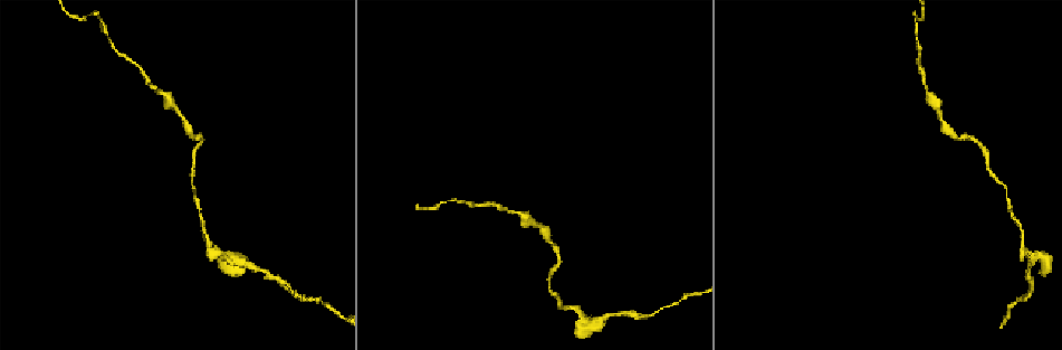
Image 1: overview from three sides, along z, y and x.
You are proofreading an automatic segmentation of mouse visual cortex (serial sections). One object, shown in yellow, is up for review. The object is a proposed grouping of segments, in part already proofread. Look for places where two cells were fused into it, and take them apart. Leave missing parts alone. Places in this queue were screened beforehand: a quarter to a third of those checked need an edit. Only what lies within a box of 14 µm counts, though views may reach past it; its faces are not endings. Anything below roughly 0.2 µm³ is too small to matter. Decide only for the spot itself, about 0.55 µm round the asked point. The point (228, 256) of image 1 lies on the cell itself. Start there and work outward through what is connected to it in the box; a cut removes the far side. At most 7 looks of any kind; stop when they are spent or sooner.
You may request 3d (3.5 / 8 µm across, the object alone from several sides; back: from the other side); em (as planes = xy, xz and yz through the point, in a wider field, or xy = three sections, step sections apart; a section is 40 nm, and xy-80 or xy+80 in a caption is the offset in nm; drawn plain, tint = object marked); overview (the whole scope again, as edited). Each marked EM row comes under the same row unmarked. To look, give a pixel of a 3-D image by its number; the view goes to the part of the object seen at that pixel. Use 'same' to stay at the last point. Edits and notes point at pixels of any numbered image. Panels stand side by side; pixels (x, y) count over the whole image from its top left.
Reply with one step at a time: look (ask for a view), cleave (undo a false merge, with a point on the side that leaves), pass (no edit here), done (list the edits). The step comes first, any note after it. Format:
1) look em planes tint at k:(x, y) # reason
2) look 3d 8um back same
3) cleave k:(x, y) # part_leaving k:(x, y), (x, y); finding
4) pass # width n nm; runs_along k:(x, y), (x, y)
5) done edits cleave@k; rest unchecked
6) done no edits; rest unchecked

look 3d 8um at 1:(567, 306) # abrupt turn

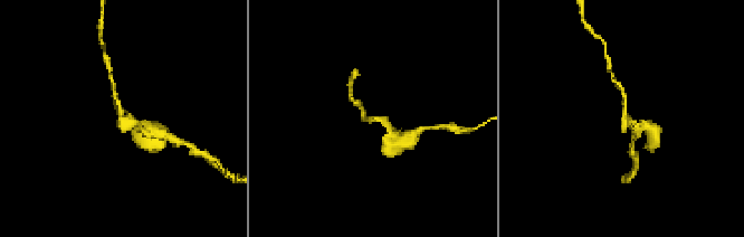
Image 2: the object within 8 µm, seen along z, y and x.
look em xy step 2 tint at 2:(372, 120) # arm_widths 100, 150 nm; shape alone is not enough

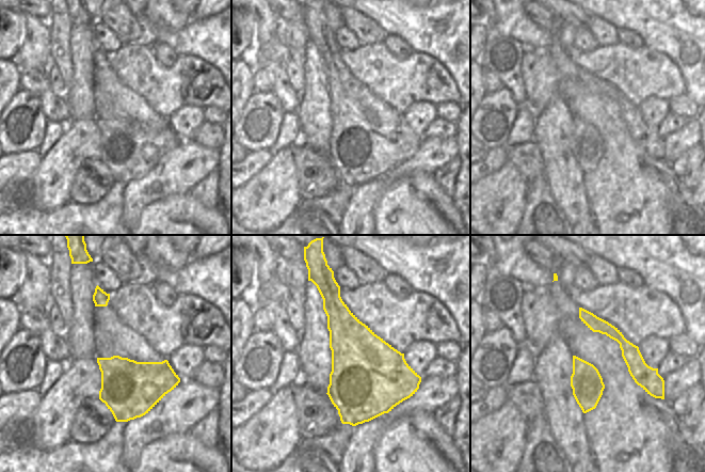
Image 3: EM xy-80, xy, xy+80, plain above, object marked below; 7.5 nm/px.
pass # one cell here

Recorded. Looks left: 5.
look 3d 8um at 1:(194, 190) # narrows sharply

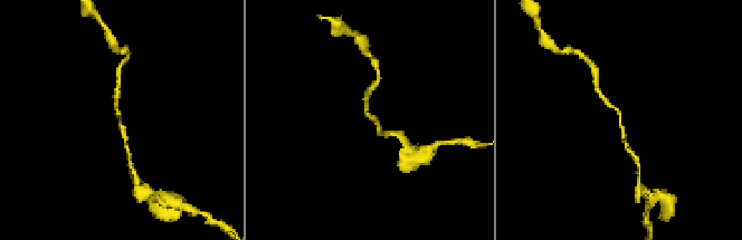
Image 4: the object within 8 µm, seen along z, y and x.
look 3d 3.5um at 4:(371, 116)

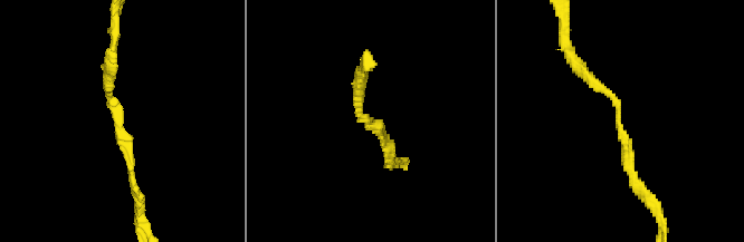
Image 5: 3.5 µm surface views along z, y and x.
look em xy step 2 tint at 5:(118, 113)

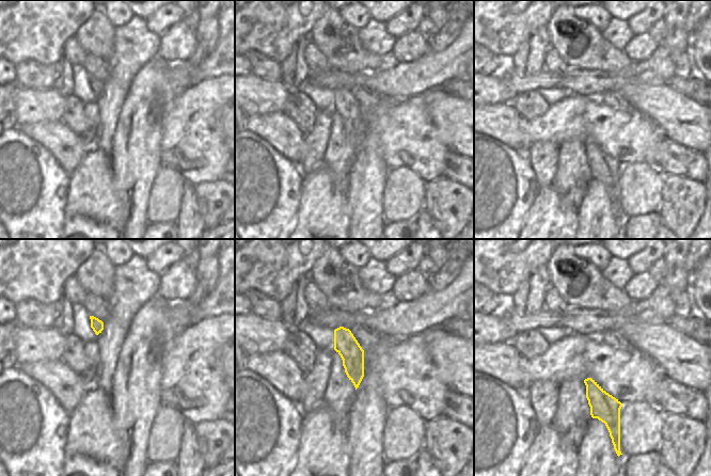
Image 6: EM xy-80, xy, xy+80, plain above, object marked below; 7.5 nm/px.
pass # arm_widths 150, 150 nm; runs_along 5:(633, 183), (617, 100), (573, 63); continuous, no second cell

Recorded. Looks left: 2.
look 3d 8um back at 1:(157, 88) # thin neck

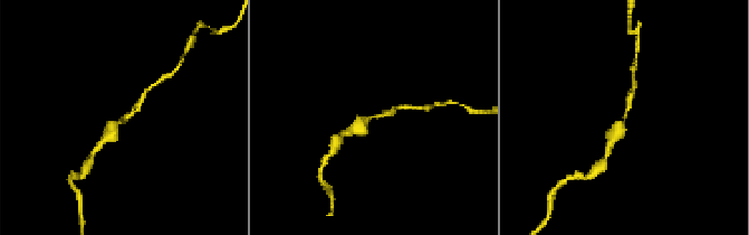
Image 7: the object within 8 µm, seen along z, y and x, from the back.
look em xy step 2 tint at 7:(376, 117) # shape alone is not enough

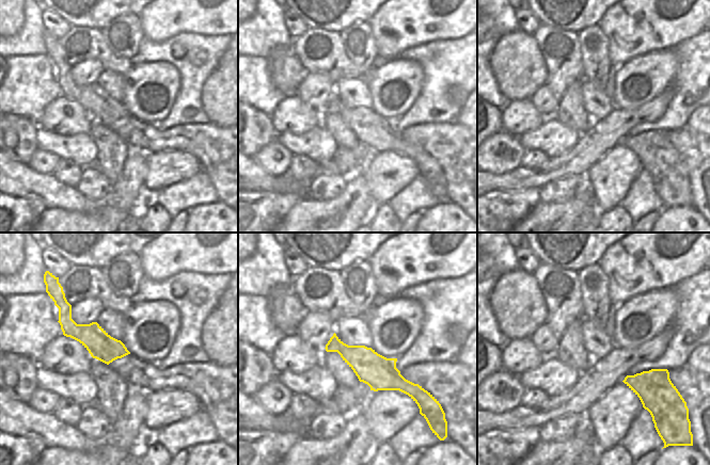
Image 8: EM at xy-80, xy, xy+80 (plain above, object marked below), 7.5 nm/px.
pass # arm_widths 150, 300 nm; runs_along 8:(328, 347), (340, 347), (414, 394); all the same cell

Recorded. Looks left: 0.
done no edits; rest unchecked

